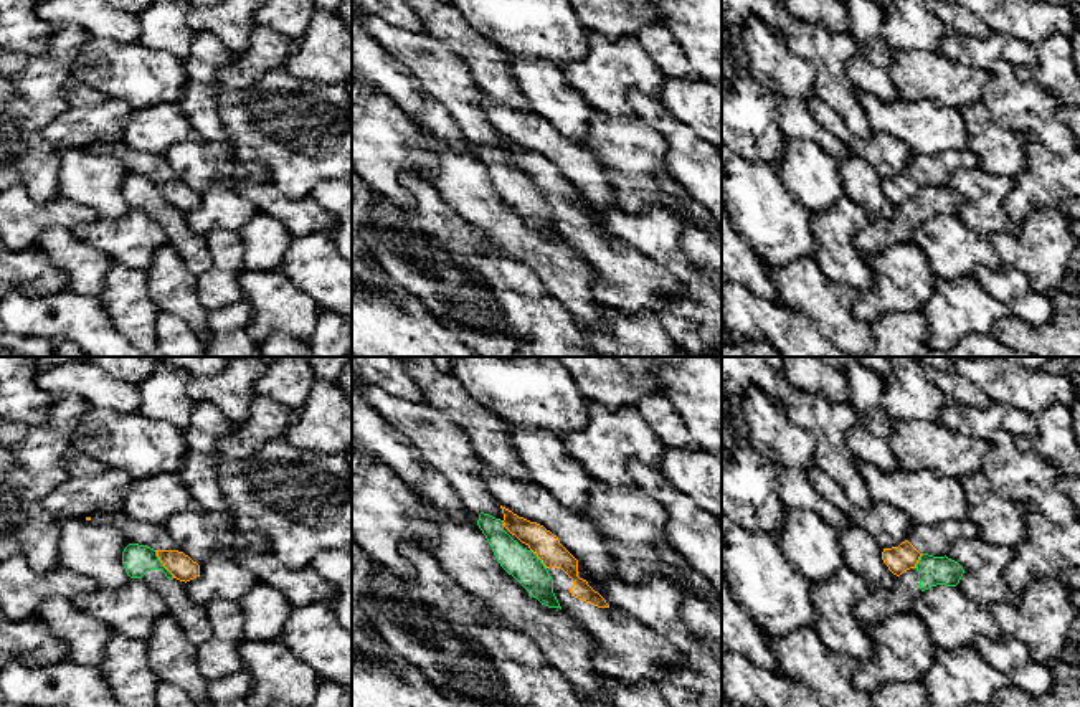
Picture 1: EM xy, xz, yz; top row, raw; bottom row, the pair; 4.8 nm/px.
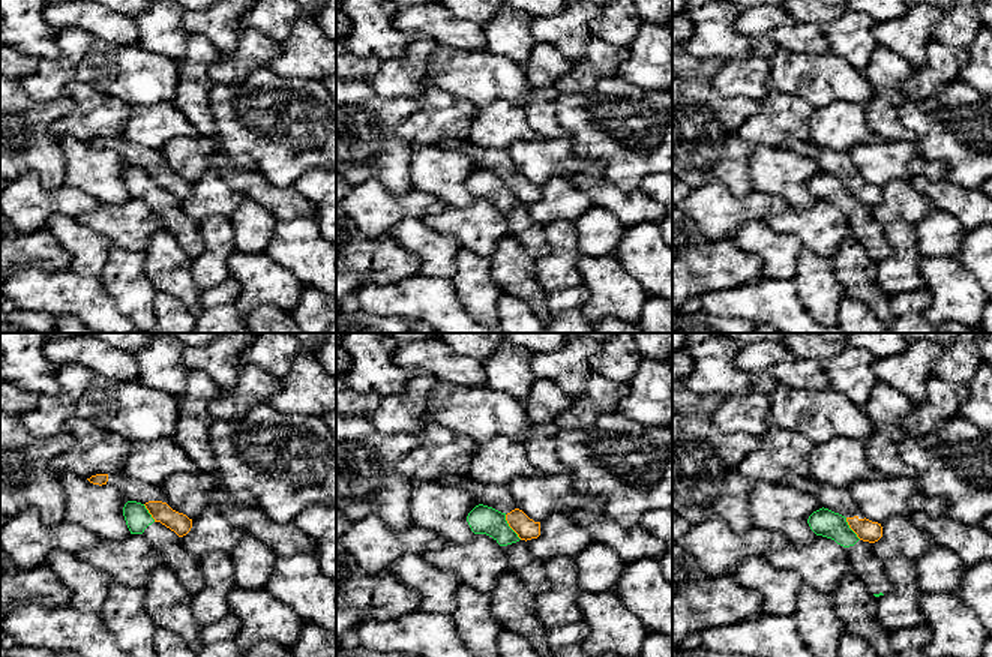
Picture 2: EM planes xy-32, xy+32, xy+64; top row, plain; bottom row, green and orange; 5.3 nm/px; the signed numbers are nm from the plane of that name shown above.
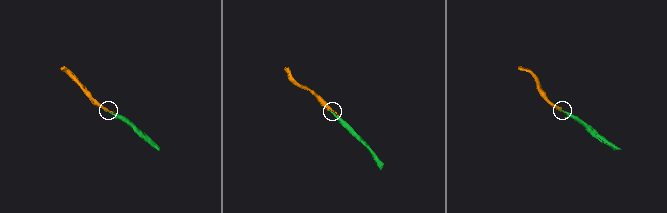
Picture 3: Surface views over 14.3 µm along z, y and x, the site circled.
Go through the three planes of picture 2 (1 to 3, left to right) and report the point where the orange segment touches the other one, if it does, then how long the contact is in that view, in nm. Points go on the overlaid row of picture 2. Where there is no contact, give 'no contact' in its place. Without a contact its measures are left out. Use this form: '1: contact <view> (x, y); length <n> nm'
1: contact xy-32 (149, 513); length 120 nm
2: contact xy+32 (509, 527); length 160 nm
3: contact xy+64 (850, 528); length 150 nm

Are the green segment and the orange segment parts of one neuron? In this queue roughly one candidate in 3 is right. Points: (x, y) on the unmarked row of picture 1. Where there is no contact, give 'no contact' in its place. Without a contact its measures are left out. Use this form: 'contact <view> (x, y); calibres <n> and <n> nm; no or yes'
contact xy (162, 194); calibres 150 and 120 nm; no

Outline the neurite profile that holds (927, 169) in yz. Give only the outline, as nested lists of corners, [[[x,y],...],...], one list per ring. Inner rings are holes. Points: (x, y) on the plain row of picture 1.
[[[950,149],[941,155],[917,155],[910,164],[908,172],[920,183],[945,187],[951,172],[979,167],[979,159],[971,149]]]

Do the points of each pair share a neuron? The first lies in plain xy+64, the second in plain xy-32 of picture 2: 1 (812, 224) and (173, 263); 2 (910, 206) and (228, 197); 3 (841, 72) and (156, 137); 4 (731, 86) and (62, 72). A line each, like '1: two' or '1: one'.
1: two
2: one
3: two
4: one

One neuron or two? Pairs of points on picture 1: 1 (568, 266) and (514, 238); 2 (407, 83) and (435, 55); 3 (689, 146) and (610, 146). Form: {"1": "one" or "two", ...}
{"1": "one", "2": "two", "3": "two"}

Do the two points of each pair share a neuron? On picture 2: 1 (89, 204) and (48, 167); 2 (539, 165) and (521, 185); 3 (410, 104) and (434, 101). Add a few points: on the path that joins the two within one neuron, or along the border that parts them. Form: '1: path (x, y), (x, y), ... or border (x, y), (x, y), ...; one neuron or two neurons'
1: border (30, 171), (44, 186), (59, 188), (65, 183); two neurons
2: border (506, 150), (515, 168), (539, 186); two neurons
3: border (419, 99), (419, 108), (407, 116), (396, 129); two neurons

